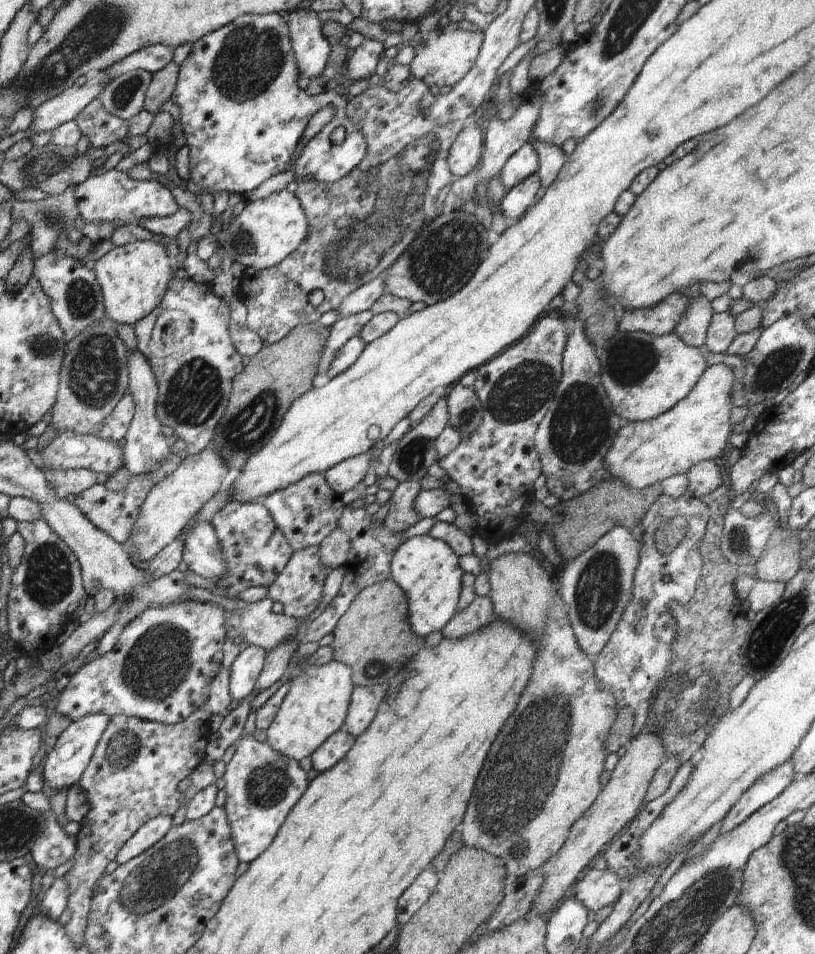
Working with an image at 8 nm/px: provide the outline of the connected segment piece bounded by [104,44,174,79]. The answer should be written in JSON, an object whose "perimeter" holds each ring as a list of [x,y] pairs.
{"perimeter":[[[152,45],[142,48],[130,56],[126,56],[124,60],[116,62],[114,66],[110,66],[104,71],[104,74],[110,74],[116,79],[120,75],[136,69],[150,71],[156,74],[162,70],[167,64],[173,61],[173,48],[168,45]]]}

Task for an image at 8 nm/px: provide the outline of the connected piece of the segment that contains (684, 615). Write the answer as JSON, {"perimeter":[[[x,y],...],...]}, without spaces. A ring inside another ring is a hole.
{"perimeter":[[[721,514],[720,518],[708,520],[706,532],[699,542],[703,567],[692,600],[684,605],[668,604],[668,610],[678,624],[678,636],[672,644],[676,658],[654,690],[644,726],[662,740],[666,755],[676,756],[681,763],[691,760],[714,724],[731,710],[728,691],[747,675],[738,662],[738,650],[749,628],[750,613],[734,590],[733,584],[739,574],[737,566],[726,561],[719,549],[723,524]]]}

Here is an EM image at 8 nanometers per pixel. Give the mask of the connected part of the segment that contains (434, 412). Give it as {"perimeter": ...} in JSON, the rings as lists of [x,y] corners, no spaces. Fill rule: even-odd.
{"perimeter":[[[442,393],[440,400],[436,402],[434,408],[424,417],[424,420],[421,420],[415,428],[412,428],[402,436],[398,446],[396,446],[390,466],[388,466],[388,474],[392,478],[396,478],[400,483],[404,481],[418,482],[420,478],[426,476],[428,468],[437,462],[438,458],[438,454],[434,450],[434,440],[438,438],[438,435],[446,426],[449,426],[448,421],[447,397]]]}

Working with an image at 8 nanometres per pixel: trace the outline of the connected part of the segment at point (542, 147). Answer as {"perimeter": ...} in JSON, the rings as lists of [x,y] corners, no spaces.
{"perimeter":[[[536,138],[528,142],[538,154],[539,167],[537,173],[541,180],[541,186],[548,187],[556,180],[560,168],[566,164],[568,155],[564,153],[561,146],[555,144],[538,142]]]}

